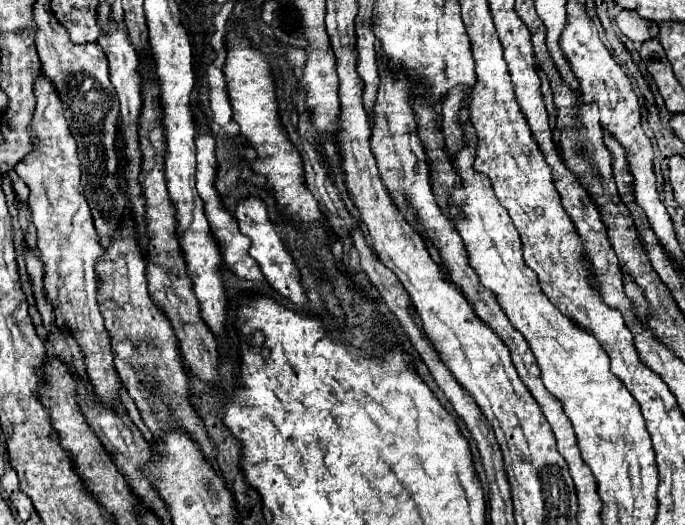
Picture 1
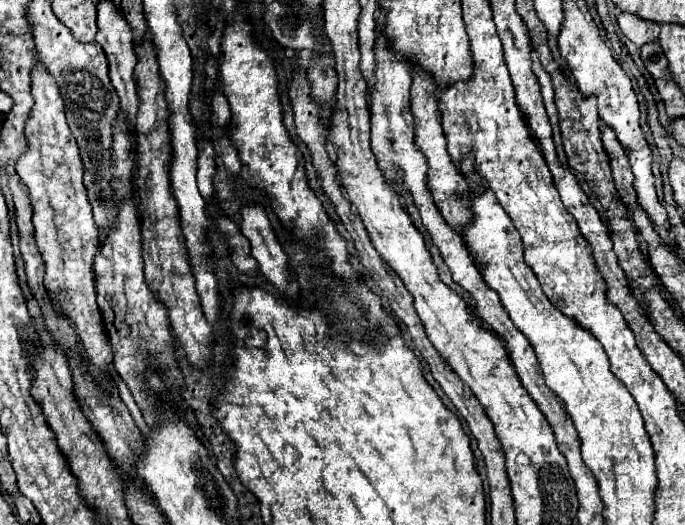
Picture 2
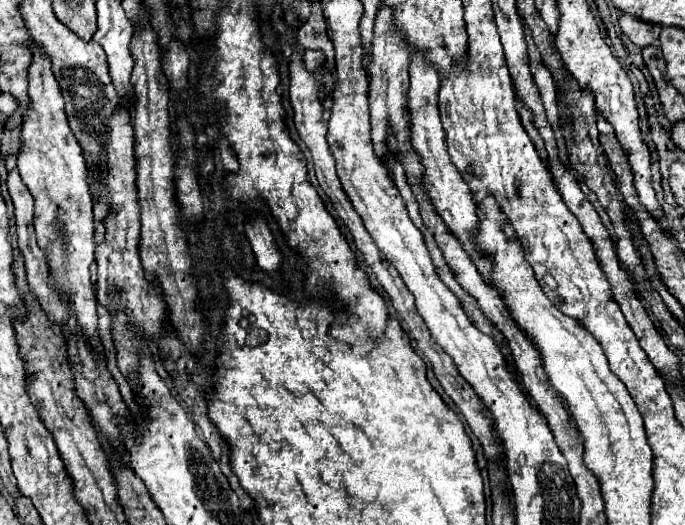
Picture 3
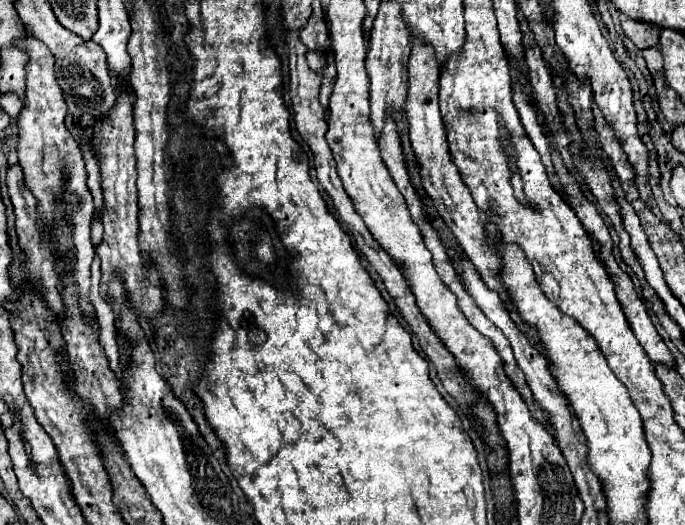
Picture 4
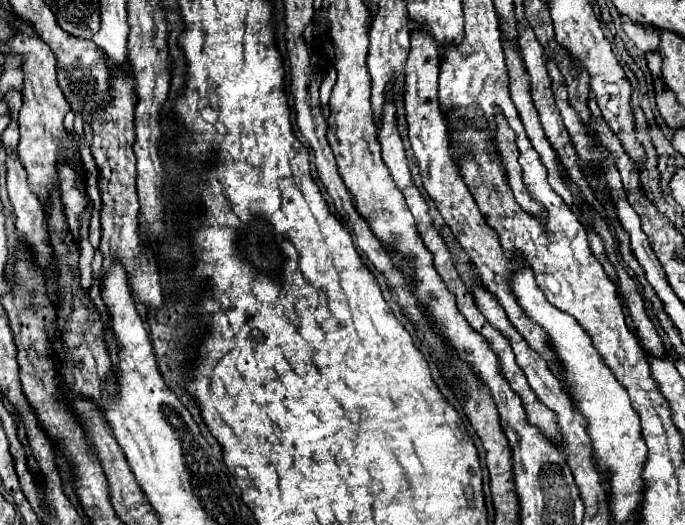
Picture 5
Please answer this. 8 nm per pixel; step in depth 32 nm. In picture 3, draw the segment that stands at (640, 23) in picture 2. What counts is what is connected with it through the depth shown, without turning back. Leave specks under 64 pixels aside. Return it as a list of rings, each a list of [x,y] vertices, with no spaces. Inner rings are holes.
[[[622,14],[620,16],[620,28],[638,48],[646,48],[646,46],[658,42],[658,34],[660,34],[658,24],[650,24],[650,22],[632,18],[628,14]]]

